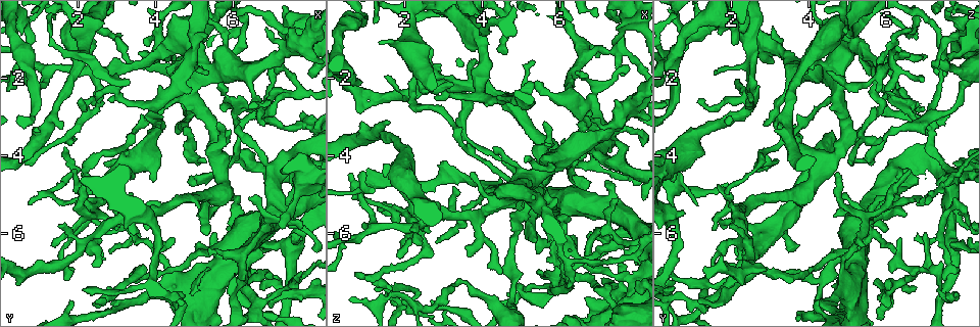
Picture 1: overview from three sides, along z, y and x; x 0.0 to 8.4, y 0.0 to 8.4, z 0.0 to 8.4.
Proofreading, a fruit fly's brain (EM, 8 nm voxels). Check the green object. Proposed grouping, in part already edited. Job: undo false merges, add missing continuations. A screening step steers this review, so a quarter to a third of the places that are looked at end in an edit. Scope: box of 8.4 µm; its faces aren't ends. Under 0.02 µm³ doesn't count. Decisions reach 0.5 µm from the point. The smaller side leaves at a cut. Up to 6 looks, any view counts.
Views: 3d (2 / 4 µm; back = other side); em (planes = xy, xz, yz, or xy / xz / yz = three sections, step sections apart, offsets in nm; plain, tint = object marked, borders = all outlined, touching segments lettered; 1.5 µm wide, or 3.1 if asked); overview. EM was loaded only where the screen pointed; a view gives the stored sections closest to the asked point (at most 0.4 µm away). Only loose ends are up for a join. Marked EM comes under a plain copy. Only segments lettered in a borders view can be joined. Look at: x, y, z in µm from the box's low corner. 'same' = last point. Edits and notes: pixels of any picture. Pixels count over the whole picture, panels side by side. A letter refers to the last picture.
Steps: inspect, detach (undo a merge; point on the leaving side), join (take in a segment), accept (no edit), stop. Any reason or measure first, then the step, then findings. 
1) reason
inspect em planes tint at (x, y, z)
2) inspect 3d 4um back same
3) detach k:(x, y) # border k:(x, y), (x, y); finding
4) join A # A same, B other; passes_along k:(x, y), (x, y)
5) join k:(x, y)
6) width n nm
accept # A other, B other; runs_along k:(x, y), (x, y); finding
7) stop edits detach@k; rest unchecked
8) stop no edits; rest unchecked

tapers out
inspect em planes borders at (1.90, 0.80, 6.65)

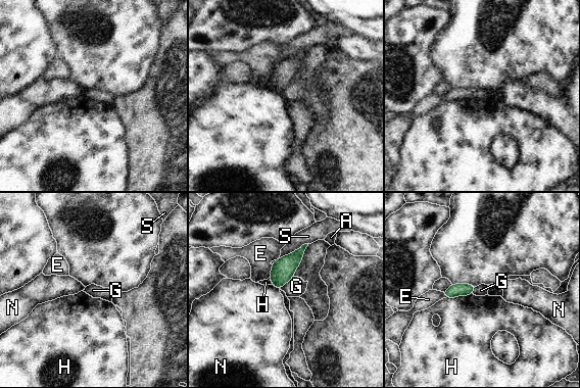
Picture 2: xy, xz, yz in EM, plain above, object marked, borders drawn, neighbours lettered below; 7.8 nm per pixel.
width 100 nm
accept # A other, E other, G other, H other, N other, S other; border 2:(293, 276), (280, 288); no lettered segment goes on from it

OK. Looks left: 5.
an open end
inspect em planes borders at (1.95, 4.30, 6.60)

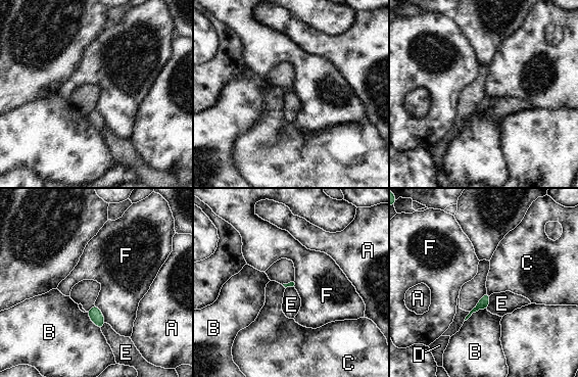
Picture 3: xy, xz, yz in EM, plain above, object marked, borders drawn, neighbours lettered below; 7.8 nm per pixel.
accept # A other, B other, C other, D other, E other, F other; none of them fits

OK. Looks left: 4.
thick turns thin
inspect em planes borders at (6.05, 5.50, 5.60)

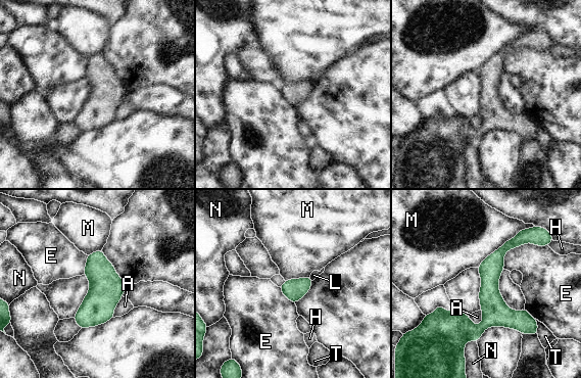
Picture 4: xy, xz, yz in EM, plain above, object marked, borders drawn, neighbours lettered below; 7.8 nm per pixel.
longest_contact M 500 nm
accept # A other, E other, H other, L other, M other, N other, T other; border 4:(546, 245), (511, 248), (503, 269); all the same neuron

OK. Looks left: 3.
stop no edits; rest unchecked

